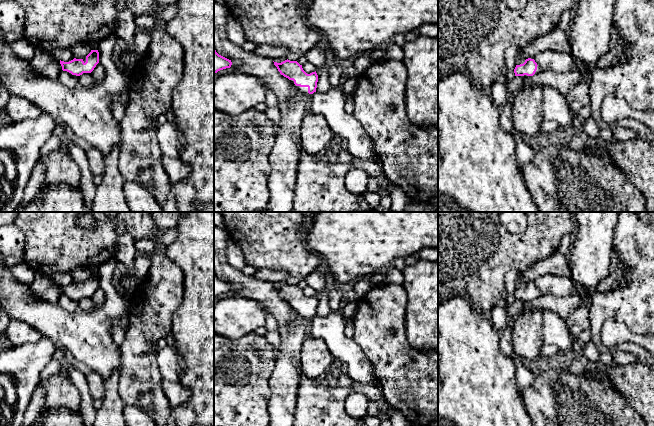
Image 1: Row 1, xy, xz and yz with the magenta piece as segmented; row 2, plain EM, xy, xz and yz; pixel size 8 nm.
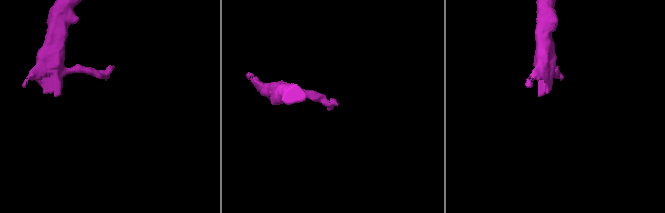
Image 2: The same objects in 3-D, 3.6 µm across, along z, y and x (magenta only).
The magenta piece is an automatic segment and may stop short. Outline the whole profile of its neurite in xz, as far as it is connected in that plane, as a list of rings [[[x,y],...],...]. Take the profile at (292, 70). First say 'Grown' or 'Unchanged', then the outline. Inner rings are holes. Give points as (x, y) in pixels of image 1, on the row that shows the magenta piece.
Grown. [[[285,60],[281,63],[274,62],[281,75],[288,78],[300,92],[313,94],[316,92],[318,75],[315,72],[306,73],[297,61]]]

